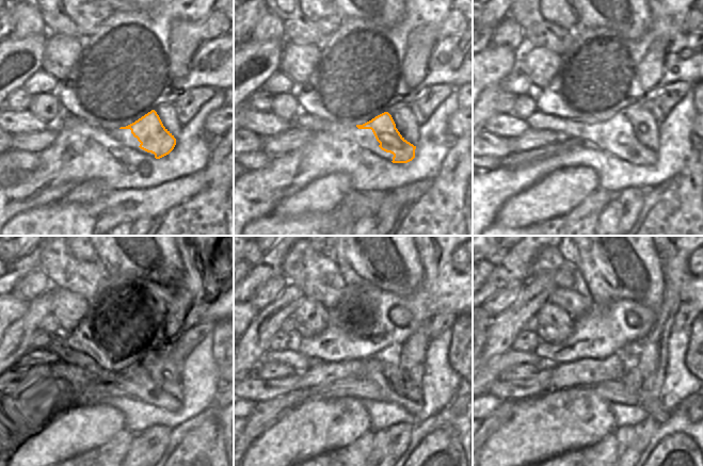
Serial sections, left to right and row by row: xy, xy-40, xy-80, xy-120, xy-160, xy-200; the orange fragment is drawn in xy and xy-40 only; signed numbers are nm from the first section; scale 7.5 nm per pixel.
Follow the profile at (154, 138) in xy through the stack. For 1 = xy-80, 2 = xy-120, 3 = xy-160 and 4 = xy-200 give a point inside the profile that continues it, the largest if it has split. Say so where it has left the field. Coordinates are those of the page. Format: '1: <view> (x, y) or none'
1: xy-80 (642, 155)
2: xy-120 (169, 397)
3: xy-160 (412, 400)
4: xy-200 (653, 405)

